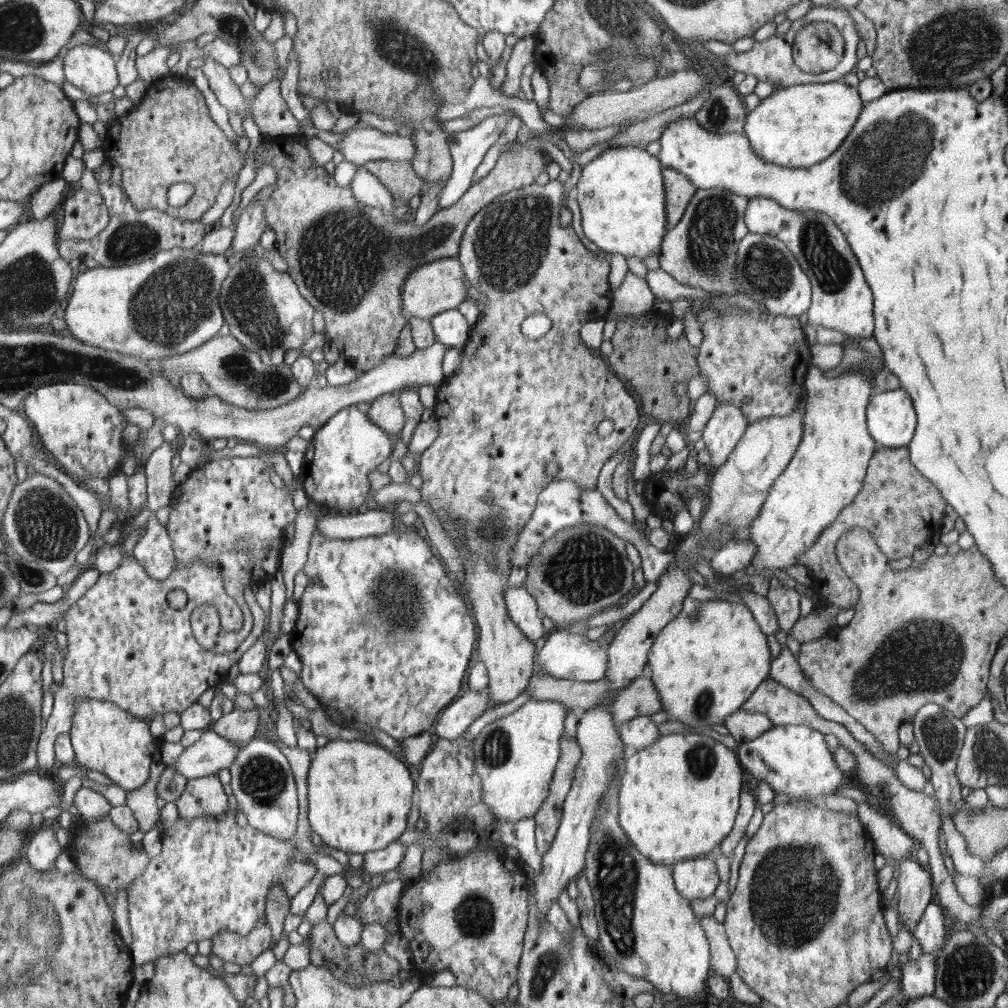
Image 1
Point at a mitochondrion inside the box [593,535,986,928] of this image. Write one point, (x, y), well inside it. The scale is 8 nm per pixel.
(924, 655)

